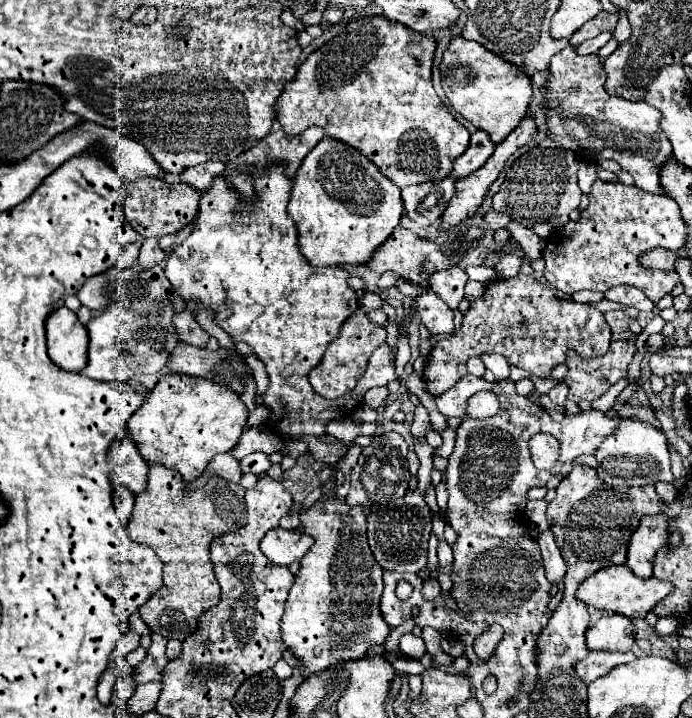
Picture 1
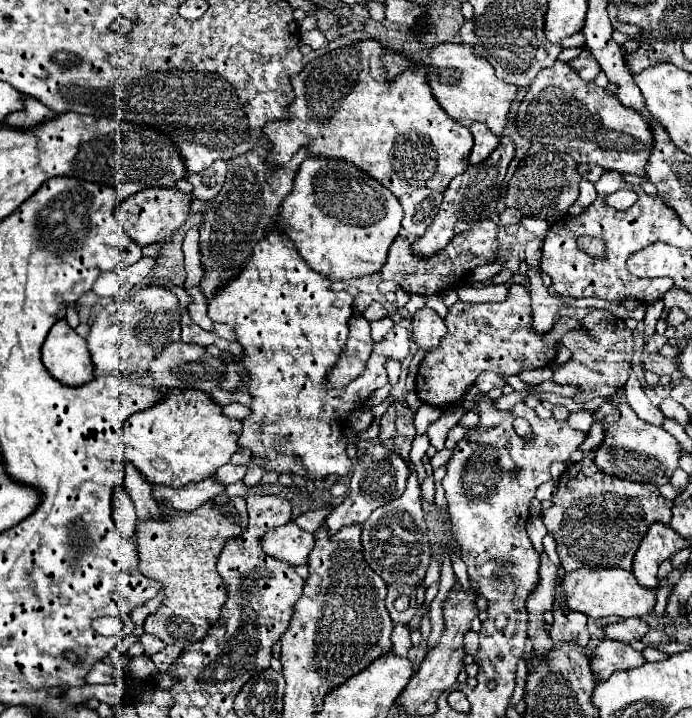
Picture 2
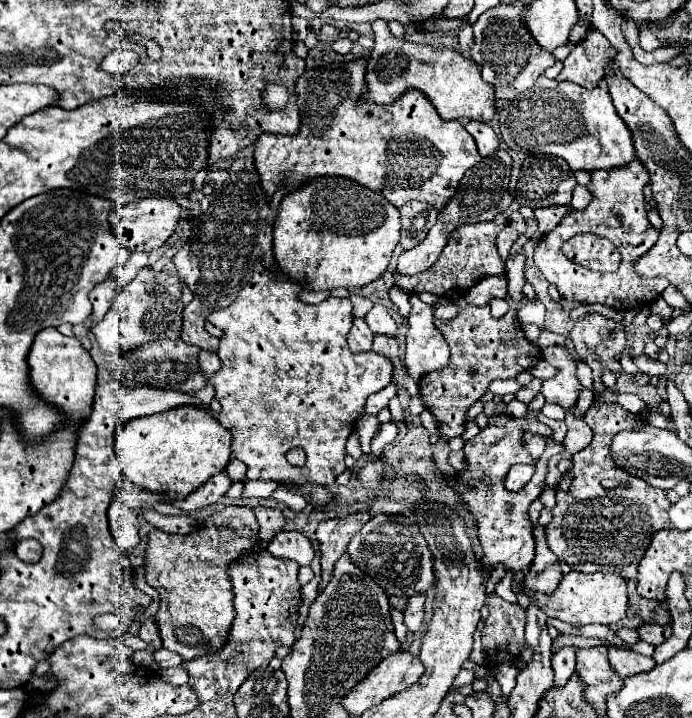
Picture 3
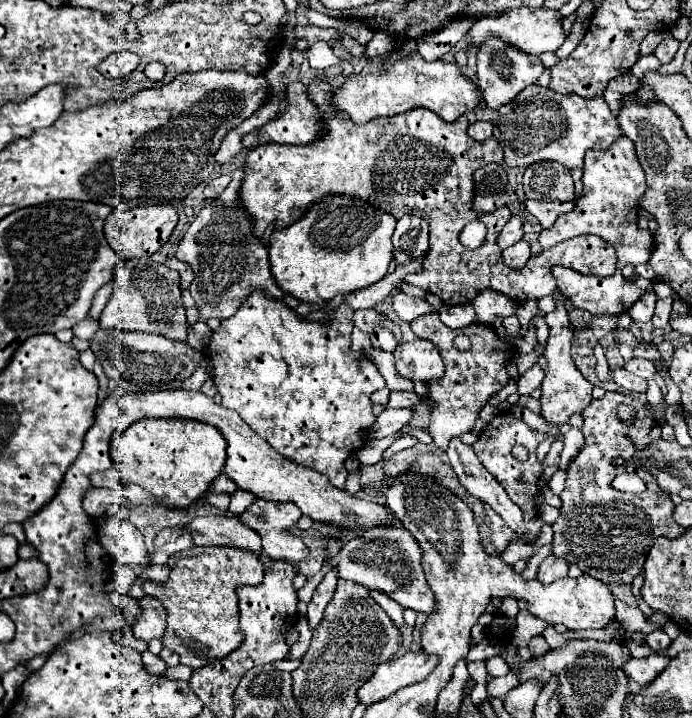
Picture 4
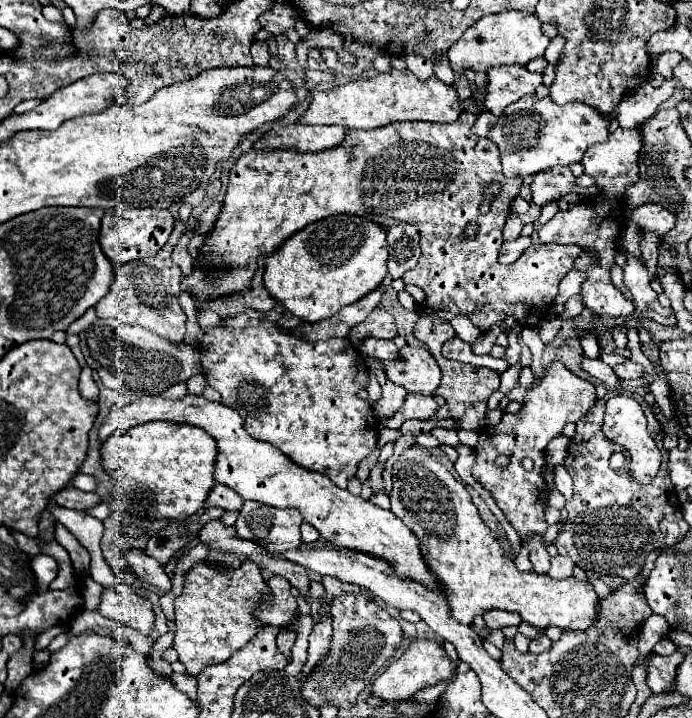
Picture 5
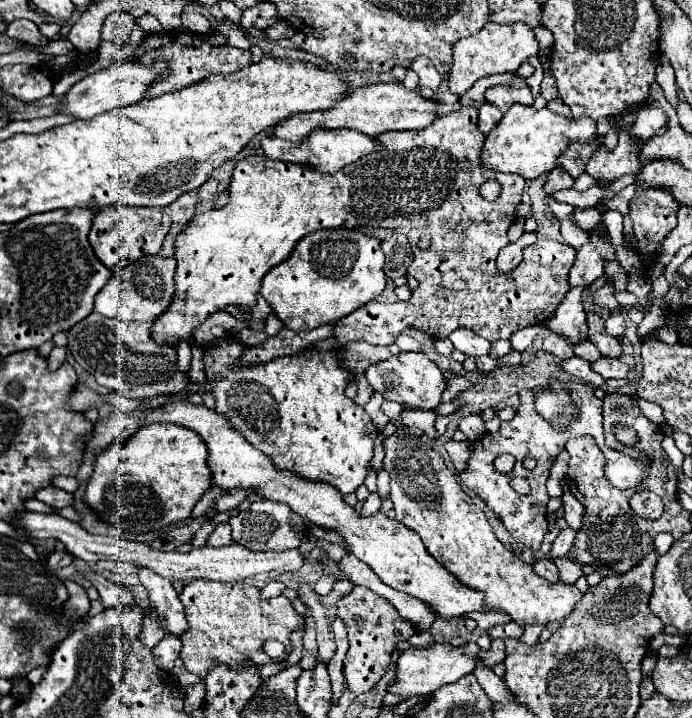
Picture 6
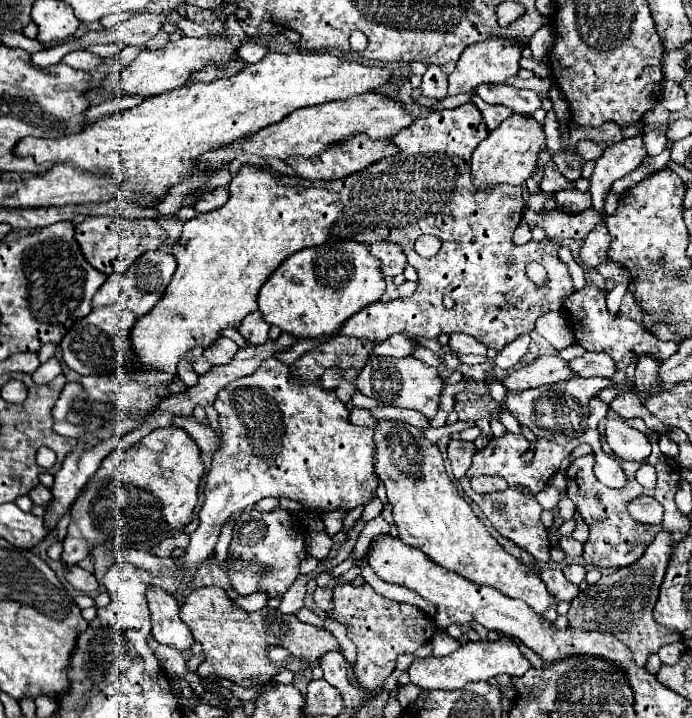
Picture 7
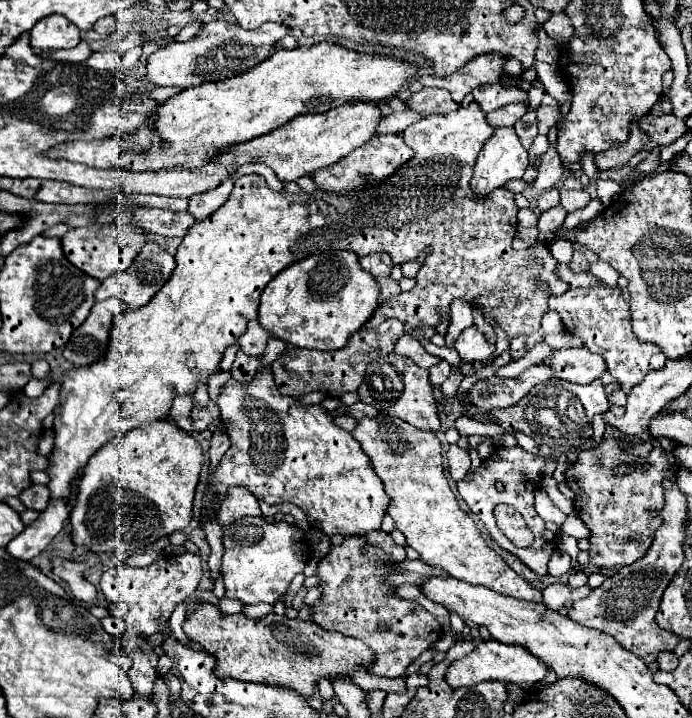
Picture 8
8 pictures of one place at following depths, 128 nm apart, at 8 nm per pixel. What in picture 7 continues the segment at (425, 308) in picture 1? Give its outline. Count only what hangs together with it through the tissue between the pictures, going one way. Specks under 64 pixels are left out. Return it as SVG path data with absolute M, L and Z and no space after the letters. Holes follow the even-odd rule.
M372 358L366 366L364 372L360 372L360 380L356 380L356 388L378 400L382 406L400 406L408 410L420 412L424 418L432 420L438 412L438 398L442 390L442 380L438 376L436 368L426 366L418 358Z

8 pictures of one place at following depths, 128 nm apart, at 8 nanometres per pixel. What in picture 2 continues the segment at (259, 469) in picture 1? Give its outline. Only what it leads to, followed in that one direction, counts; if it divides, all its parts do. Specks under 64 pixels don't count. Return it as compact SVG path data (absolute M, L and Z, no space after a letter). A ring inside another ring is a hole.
M224 464L222 468L218 468L218 472L214 474L214 480L218 484L232 484L232 482L240 482L246 474L246 466L234 466L234 464Z

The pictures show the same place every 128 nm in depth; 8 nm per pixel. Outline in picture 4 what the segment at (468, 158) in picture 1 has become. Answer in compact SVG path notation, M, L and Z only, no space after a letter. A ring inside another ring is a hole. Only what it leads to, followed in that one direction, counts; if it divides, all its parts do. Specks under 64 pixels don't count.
M474 122L474 124L470 124L468 134L470 134L474 140L482 142L482 140L486 140L486 138L492 136L492 122Z

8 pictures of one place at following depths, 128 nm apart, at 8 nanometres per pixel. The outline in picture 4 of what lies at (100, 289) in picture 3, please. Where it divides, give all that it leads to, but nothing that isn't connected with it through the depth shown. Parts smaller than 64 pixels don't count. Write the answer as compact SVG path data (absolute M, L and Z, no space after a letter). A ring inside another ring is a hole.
M88 318L88 320L82 320L80 324L72 326L72 332L74 332L76 338L80 338L80 340L88 340L88 338L92 338L92 332L96 332L96 326L98 326L98 322Z

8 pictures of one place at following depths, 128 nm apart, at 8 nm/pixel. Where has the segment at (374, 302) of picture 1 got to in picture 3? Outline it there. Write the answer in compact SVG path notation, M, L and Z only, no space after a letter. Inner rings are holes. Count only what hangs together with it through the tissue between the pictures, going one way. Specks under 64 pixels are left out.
M376 304L376 306L368 312L368 316L366 316L364 320L366 320L366 324L370 326L370 330L372 330L374 334L384 334L384 336L396 338L398 326L396 326L396 322L394 322L394 318L390 316L390 312L388 312L386 306Z

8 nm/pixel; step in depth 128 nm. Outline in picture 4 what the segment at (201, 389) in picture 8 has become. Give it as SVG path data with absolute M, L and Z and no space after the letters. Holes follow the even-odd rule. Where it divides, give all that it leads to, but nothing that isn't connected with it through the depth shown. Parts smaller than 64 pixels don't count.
M132 258L116 272L120 286L114 288L106 308L100 314L100 328L124 328L154 332L172 340L186 342L186 310L180 292L180 274L150 258Z

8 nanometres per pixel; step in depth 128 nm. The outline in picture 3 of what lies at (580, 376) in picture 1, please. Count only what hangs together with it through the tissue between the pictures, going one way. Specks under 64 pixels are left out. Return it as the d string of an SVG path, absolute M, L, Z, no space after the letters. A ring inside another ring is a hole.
M590 314L574 324L570 338L578 356L582 356L582 360L594 372L594 392L604 392L606 388L600 382L600 368L608 366L614 374L620 374L618 356L626 348L622 324L600 314ZM544 362L534 364L534 366L528 368L526 372L532 374L532 376L536 376L536 378L542 378L542 380L548 380L548 378L552 378L552 376L556 374L556 370L554 370L550 364L544 364Z

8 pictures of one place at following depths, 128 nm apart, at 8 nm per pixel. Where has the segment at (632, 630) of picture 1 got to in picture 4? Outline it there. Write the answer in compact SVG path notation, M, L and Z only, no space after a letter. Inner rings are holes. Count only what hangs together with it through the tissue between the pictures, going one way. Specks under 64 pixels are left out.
M652 632L652 634L646 636L646 644L648 644L654 652L662 652L662 650L666 650L666 648L672 644L672 640L668 638L666 632Z

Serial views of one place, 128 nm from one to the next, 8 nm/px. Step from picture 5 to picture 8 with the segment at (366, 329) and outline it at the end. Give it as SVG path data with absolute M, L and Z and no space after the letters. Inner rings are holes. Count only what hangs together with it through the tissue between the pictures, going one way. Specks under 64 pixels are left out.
M476 102L468 108L458 108L448 116L424 118L408 126L402 134L404 142L414 150L414 158L404 164L396 176L388 178L388 182L350 194L328 194L324 190L312 194L272 192L260 176L240 176L234 182L226 204L186 232L176 252L176 268L164 288L160 288L144 308L126 310L116 316L106 356L90 366L70 368L62 376L58 415L55 412L53 423L54 448L46 468L46 474L50 476L50 498L68 500L72 494L72 480L86 466L90 456L94 456L106 442L114 440L114 436L122 438L126 432L144 424L166 420L174 396L192 394L198 382L208 380L208 376L218 372L224 350L236 344L238 336L246 332L250 320L258 318L260 294L266 284L296 260L304 260L312 254L350 250L362 258L374 252L386 252L394 262L406 262L420 252L430 250L424 266L416 274L416 286L410 292L402 292L380 304L368 322L368 328L380 326L388 318L398 318L412 328L438 326L442 316L450 314L450 302L454 298L464 298L476 304L482 314L490 314L510 338L538 330L540 320L548 310L550 294L566 292L568 284L554 276L556 260L546 244L534 244L526 250L512 248L518 212L512 192L498 188L484 202L472 200L474 192L470 190L470 178L474 174L474 164L484 142L494 132L496 130L486 122L486 114ZM536 282L544 282L546 290L540 290Z

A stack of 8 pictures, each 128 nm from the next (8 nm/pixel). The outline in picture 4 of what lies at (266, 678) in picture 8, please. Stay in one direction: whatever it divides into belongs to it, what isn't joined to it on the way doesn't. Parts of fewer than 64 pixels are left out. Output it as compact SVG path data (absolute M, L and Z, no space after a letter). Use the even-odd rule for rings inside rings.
M194 546L190 550L182 550L168 560L170 566L170 578L164 584L164 588L158 588L150 580L142 584L142 590L148 596L156 596L164 610L166 610L166 634L164 634L164 646L180 654L180 662L190 666L192 670L206 666L212 660L226 658L230 652L234 652L244 642L244 632L240 630L240 612L238 612L238 594L236 588L240 584L258 586L264 578L262 562L252 552L242 552L240 548L220 548L220 546Z

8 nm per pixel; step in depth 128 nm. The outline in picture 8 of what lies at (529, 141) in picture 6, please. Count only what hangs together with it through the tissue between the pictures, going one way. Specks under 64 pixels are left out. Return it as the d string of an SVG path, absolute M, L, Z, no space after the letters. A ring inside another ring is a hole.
M498 128L476 160L470 188L476 194L490 194L508 180L522 178L526 166L528 152L520 144L514 128Z

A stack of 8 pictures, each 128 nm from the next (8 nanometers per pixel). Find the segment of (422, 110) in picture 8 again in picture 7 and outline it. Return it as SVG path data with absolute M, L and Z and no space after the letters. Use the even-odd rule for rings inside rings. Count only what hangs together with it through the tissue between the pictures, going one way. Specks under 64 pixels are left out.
M428 66L424 78L422 78L422 86L420 86L422 94L424 96L430 96L430 98L436 98L436 100L442 100L446 96L446 74L436 68L436 66Z

